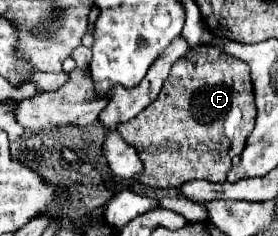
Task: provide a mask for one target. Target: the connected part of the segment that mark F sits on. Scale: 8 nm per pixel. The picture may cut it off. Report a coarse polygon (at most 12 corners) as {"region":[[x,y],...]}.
{"region":[[215,45],[175,61],[117,125],[133,179],[223,183],[255,125],[249,65]]}

